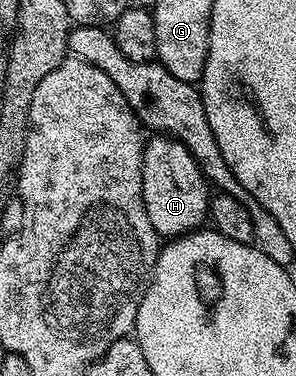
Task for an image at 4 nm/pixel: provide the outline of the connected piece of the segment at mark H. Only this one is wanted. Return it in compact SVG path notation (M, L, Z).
M156 134L143 148L143 196L149 225L164 240L200 230L209 219L209 180L197 165L193 153L183 143Z

